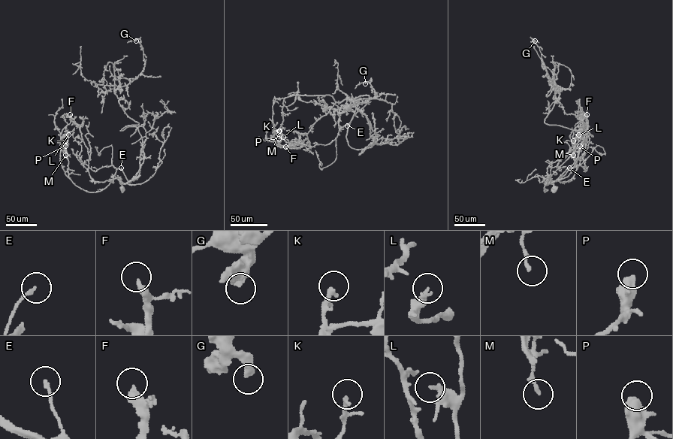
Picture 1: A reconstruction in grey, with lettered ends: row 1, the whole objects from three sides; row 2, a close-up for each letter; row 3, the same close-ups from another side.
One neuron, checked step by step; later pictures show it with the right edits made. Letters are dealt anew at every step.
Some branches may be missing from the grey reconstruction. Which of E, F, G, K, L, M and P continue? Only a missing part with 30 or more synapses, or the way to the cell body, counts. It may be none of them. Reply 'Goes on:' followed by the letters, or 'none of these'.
Goes on: F, K, P

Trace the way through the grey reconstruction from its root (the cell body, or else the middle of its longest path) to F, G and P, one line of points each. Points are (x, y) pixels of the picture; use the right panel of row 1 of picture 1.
F: (554, 189), (550, 181), (547, 182), (549, 178), (544, 192), (547, 167), (566, 156), (584, 128), (586, 114)
G: (554, 189), (547, 182), (556, 181), (574, 162), (589, 126), (574, 130), (544, 122), (559, 94), (535, 40)
P: (554, 189), (550, 181), (547, 182), (549, 178), (550, 180), (544, 186), (544, 192), (546, 180), (580, 146)

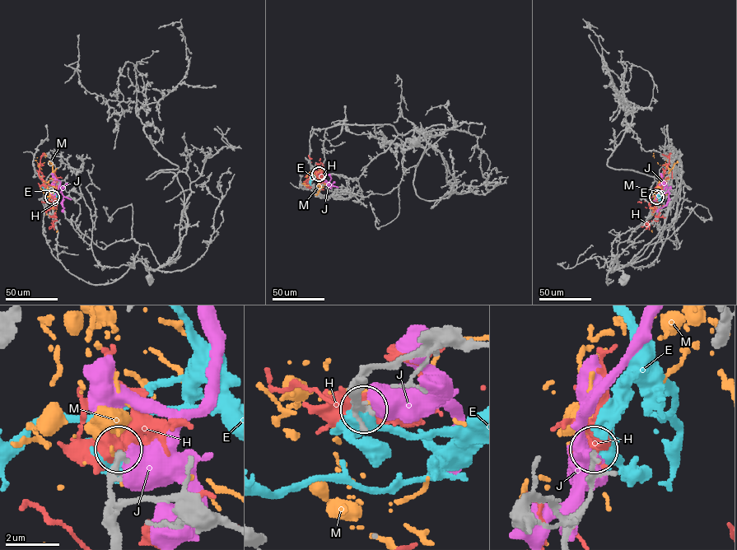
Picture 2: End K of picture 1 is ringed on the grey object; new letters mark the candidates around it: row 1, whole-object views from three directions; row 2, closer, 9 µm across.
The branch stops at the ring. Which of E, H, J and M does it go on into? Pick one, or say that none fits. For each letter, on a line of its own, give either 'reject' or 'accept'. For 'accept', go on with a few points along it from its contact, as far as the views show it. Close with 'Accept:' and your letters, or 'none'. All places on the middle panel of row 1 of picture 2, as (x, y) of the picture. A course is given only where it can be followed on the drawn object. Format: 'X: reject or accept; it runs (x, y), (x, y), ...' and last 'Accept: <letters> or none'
E: reject
H: reject
J: reject
M: reject
Accept: none

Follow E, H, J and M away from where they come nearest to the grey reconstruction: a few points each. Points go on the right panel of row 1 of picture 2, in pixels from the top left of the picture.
E: (656, 198), (657, 190), (667, 186)
H: (656, 198), (669, 159), (662, 154)
J: (656, 198), (661, 190), (668, 188), (668, 202), (657, 212)
M: (656, 198), (659, 181), (668, 170), (657, 162), (654, 153)

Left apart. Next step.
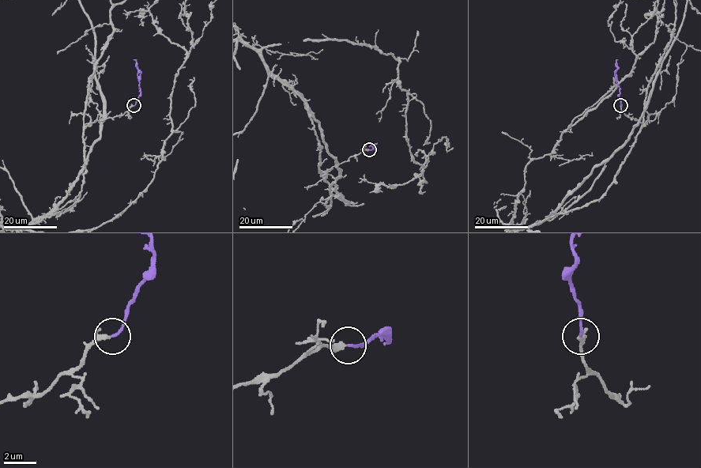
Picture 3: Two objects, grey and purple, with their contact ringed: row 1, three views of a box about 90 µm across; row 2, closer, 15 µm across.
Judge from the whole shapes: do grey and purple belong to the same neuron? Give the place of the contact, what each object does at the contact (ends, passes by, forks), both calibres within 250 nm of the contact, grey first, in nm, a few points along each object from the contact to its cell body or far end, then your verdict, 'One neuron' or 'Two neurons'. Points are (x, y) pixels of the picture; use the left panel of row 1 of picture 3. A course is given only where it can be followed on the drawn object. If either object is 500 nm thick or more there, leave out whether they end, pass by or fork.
Place: (133, 105). At the ring grey passes by. At the ring purple ends. Thickness 220 nm (grey) against 150 nm. Course of grey: (133, 105), (84, 128), (84, 180), (71, 208), (20, 228). Course of purple: (134, 105), (141, 90), (138, 69), (133, 59). One neuron

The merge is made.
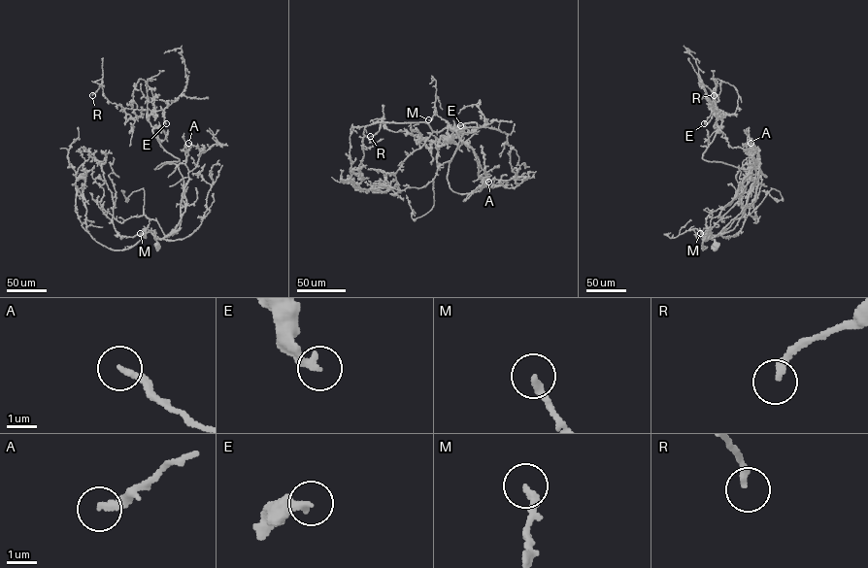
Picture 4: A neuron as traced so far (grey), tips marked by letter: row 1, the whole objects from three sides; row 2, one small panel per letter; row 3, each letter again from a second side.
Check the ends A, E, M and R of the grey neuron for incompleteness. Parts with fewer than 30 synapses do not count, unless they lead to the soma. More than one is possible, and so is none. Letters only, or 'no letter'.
M

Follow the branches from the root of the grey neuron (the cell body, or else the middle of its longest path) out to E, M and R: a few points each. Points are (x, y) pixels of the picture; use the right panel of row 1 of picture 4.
E: (716, 246), (706, 237), (742, 211), (760, 163), (743, 169), (703, 159), (721, 124), (718, 112), (704, 123)
M: (716, 246), (711, 236), (704, 237), (700, 230), (692, 229), (696, 237), (700, 233)
R: (716, 246), (706, 237), (742, 211), (760, 163), (702, 158), (723, 111), (712, 109), (702, 85), (714, 95)

